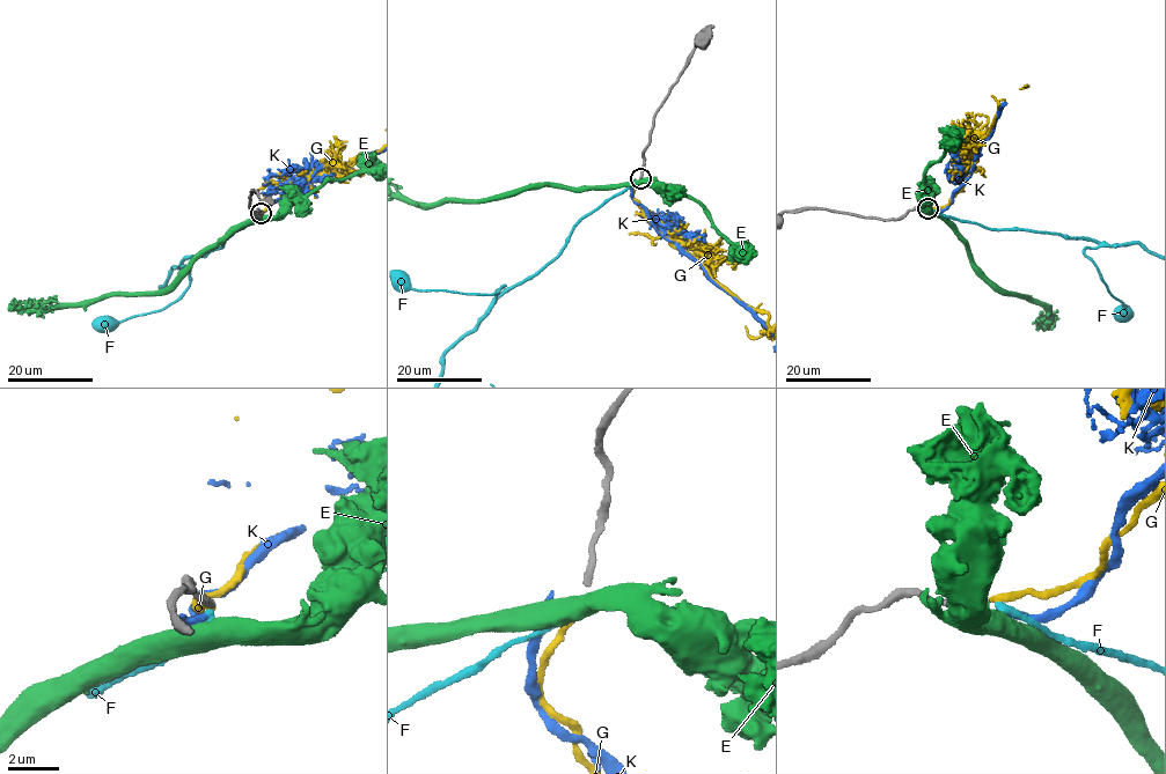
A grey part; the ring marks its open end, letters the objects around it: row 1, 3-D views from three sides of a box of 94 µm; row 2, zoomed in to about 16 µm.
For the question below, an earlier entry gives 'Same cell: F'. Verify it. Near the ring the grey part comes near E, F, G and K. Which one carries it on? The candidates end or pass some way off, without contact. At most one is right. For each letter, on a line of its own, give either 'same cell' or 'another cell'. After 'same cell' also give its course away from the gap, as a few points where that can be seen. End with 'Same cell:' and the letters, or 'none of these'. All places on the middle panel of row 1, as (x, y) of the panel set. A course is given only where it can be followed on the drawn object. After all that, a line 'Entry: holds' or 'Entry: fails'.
E: another cell
F: another cell
G: same cell
K: another cell
Same cell: G
Entry: fails

